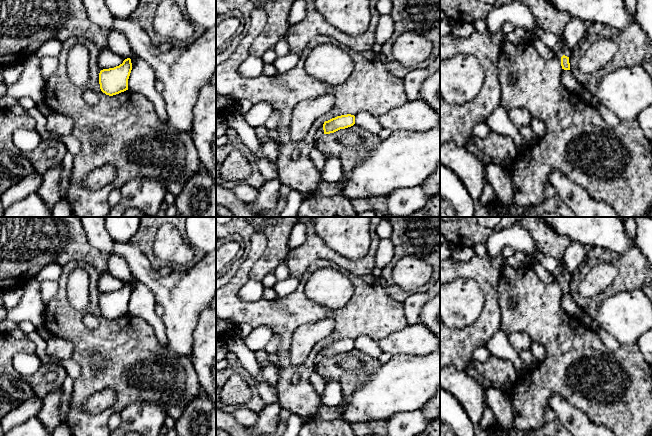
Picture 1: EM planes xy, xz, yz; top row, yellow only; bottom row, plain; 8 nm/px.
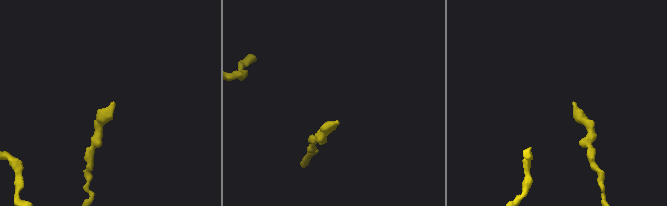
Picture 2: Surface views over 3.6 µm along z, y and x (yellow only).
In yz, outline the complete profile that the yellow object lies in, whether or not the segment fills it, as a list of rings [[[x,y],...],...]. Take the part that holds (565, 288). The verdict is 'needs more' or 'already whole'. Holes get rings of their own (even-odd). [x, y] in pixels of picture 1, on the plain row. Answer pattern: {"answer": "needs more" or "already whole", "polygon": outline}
{"answer": "needs more", "polygon": [[[540,252],[535,253],[535,257],[549,273],[553,274],[558,279],[558,282],[561,283],[562,293],[570,294],[569,281],[564,279],[560,262]]]}

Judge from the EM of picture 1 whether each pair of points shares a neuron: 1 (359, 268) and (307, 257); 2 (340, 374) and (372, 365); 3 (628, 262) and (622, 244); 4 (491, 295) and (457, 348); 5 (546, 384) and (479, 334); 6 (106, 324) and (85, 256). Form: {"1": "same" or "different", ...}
{"1": "same", "2": "same", "3": "different", "4": "same", "5": "different", "6": "different"}

